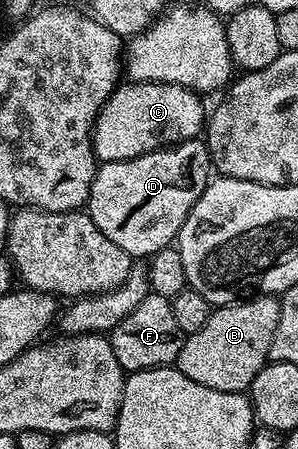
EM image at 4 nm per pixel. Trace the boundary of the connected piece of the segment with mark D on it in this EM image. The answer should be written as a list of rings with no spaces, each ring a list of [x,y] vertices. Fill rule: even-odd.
[[[200,139],[172,143],[134,159],[106,161],[96,170],[86,212],[94,219],[102,235],[106,235],[118,247],[122,247],[122,251],[126,251],[129,257],[148,259],[159,249],[169,248],[175,242],[182,223],[186,223],[186,215],[190,215],[194,203],[198,203],[213,173],[212,153],[208,150],[207,144]]]

